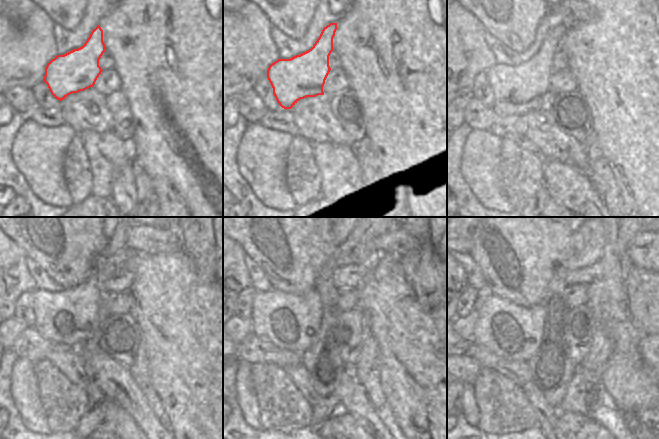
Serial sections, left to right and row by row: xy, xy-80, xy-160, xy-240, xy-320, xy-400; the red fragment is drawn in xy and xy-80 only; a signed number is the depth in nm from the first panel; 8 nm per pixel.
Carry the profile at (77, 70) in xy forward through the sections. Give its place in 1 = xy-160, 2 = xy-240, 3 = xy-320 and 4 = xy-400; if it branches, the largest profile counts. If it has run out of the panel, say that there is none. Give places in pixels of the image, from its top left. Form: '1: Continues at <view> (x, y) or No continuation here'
1: Continues at xy-160 (518, 89)
2: Continues at xy-240 (68, 318)
3: Continues at xy-320 (290, 322)
4: Continues at xy-400 (513, 332)

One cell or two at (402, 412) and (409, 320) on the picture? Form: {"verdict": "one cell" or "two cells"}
{"verdict": "one cell"}

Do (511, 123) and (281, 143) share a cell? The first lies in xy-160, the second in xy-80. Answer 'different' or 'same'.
different

